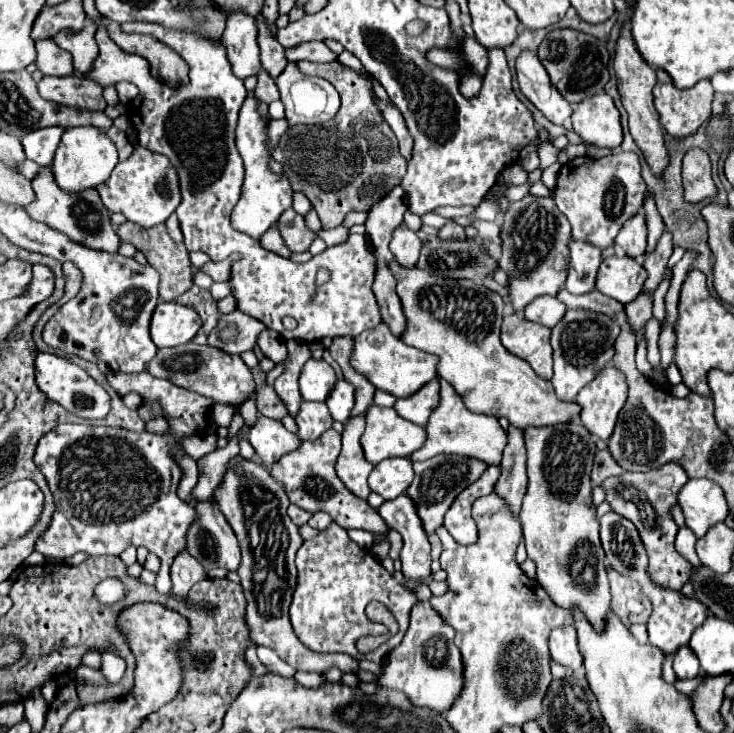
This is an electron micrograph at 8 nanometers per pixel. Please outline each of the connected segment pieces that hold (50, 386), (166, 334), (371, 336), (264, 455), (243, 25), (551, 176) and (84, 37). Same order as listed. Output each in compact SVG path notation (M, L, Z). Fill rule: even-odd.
M40 352L36 358L36 384L42 392L46 392L46 396L50 396L50 400L62 404L68 412L72 412L80 418L96 420L96 418L104 418L110 412L108 392L100 384L96 384L88 376L86 370L82 370L68 358L62 358L62 356L56 356L50 352Z
M160 302L154 316L152 316L152 340L158 348L164 346L180 346L190 342L202 320L198 318L196 310L176 304L176 302Z
M384 322L372 330L362 332L358 338L354 338L354 352L350 356L350 366L358 374L368 378L374 384L374 388L390 392L396 398L406 398L414 394L418 388L422 388L426 380L436 378L436 364L438 364L436 356L420 352L418 348L406 346L400 338L396 338L390 332L390 328Z
M260 416L250 428L248 440L264 466L272 466L276 460L280 460L280 456L292 452L300 444L298 436L288 432L282 422L270 420L266 416Z
M232 12L226 20L222 42L228 52L234 74L244 80L261 70L258 28L255 18L244 12Z
M556 162L556 164L552 164L550 168L546 168L544 172L542 172L542 182L548 186L548 188L554 188L556 186L556 174L558 174L558 170L560 170L560 164Z
M88 22L82 32L60 32L58 36L54 36L54 42L62 50L68 50L72 54L76 74L88 74L94 60L98 58L98 44L94 40L94 32L96 24Z

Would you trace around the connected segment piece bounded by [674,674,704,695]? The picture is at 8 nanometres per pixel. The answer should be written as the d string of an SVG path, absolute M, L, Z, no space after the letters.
M698 674L696 678L690 679L690 680L678 680L674 687L679 692L690 695L696 688L702 683L702 680L704 680L704 676L701 674Z

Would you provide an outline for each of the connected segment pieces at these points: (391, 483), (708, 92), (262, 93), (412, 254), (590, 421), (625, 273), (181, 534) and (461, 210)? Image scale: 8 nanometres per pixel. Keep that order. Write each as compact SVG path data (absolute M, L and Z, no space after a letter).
M386 458L374 466L368 484L370 490L380 494L384 500L392 500L406 492L414 478L410 458Z
M658 70L658 84L654 86L654 104L660 114L662 128L674 138L686 138L686 136L694 134L710 118L712 96L714 96L714 88L712 88L710 80L700 80L690 90L678 90L678 88L674 88L670 76L664 70Z
M260 72L258 74L258 84L256 84L256 90L254 90L254 96L266 104L274 102L280 98L280 92L278 92L278 86L274 82L274 78L270 78L268 72Z
M400 224L394 234L392 234L392 242L390 242L390 250L394 252L396 260L406 266L406 268L414 268L416 260L418 260L418 252L420 252L420 240L416 236L416 232L412 232L406 224Z
M614 366L598 372L598 376L578 392L576 402L582 406L580 420L590 434L600 440L610 438L618 412L626 404L626 394L626 378Z
M612 256L602 260L596 276L596 290L604 296L618 300L620 304L630 304L642 290L646 280L646 270L640 262L628 256Z
M110 370L108 382L121 396L129 392L137 392L145 401L160 402L164 408L164 418L170 424L170 432L164 434L148 434L142 432L142 438L136 436L132 440L130 436L118 436L118 432L126 432L124 428L108 428L108 426L88 426L88 424L58 424L54 430L50 430L36 448L34 462L38 464L40 472L48 481L48 486L54 494L56 510L52 514L50 526L34 544L34 550L44 556L54 558L68 558L76 552L86 554L120 554L128 546L146 546L150 552L154 552L160 559L161 566L157 574L158 592L168 594L170 590L170 566L174 558L186 550L186 532L192 526L192 522L198 520L198 512L194 512L192 506L184 504L176 496L178 482L182 478L182 470L178 462L174 460L172 450L178 446L182 448L180 440L184 436L202 434L208 428L208 416L214 406L214 400L208 400L204 396L198 396L196 392L178 388L170 380L158 380L150 376L148 372L125 374Z
M462 206L462 207L438 207L434 210L434 213L438 215L442 215L444 218L453 219L460 216L470 216L472 212L474 212L476 208L472 208L472 206Z

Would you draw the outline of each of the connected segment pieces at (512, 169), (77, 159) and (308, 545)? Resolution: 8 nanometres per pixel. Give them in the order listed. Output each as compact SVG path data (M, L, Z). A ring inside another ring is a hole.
M519 163L512 164L512 166L506 167L500 176L500 181L505 185L517 186L526 182L528 173L520 166Z
M76 126L66 128L62 142L54 154L52 160L52 172L56 176L56 182L66 192L78 192L84 188L96 188L102 184L118 164L118 152L112 140L94 126Z
M332 522L316 538L306 540L298 550L296 566L298 586L294 590L294 598L290 604L290 620L296 636L308 648L316 652L344 652L352 658L364 658L364 654L360 654L356 648L356 640L368 634L378 636L390 632L384 624L368 620L364 610L372 600L380 600L390 608L398 622L398 632L390 636L382 646L378 646L374 652L366 654L366 658L380 664L384 656L400 644L410 622L410 610L418 600L410 590L400 586L374 556L370 556L356 542L352 542L344 528L338 528L338 524Z

